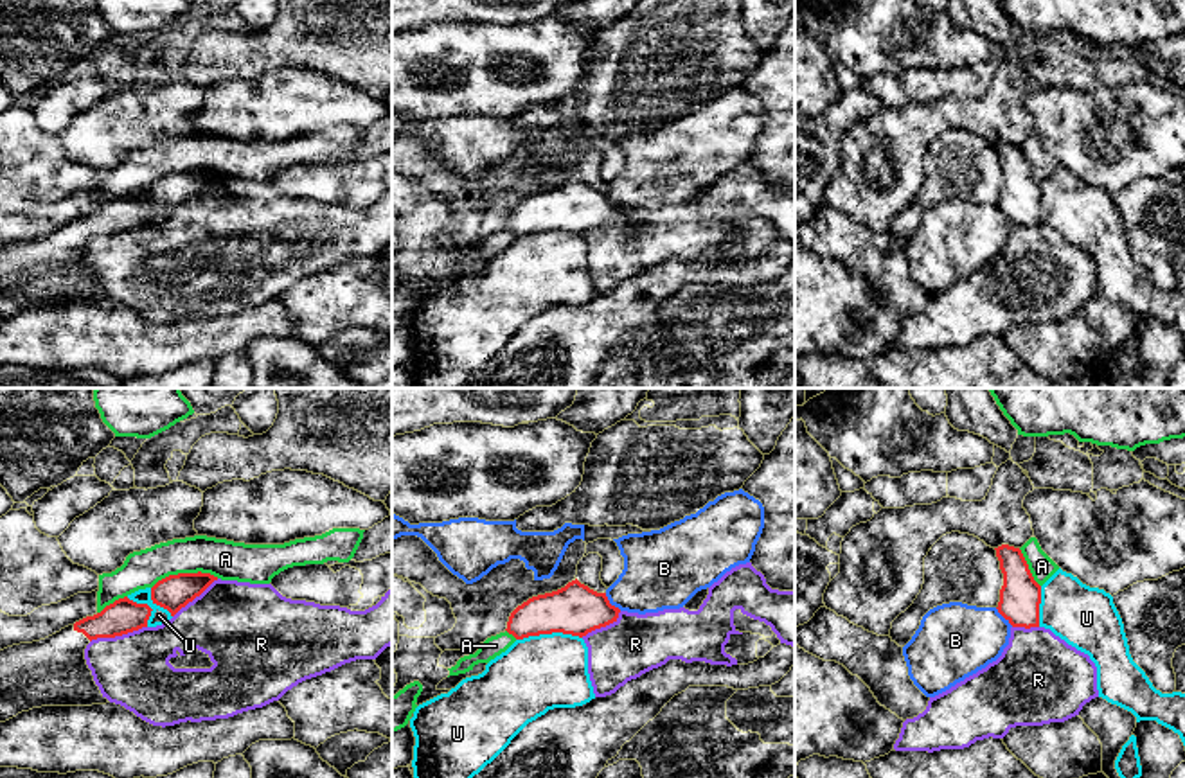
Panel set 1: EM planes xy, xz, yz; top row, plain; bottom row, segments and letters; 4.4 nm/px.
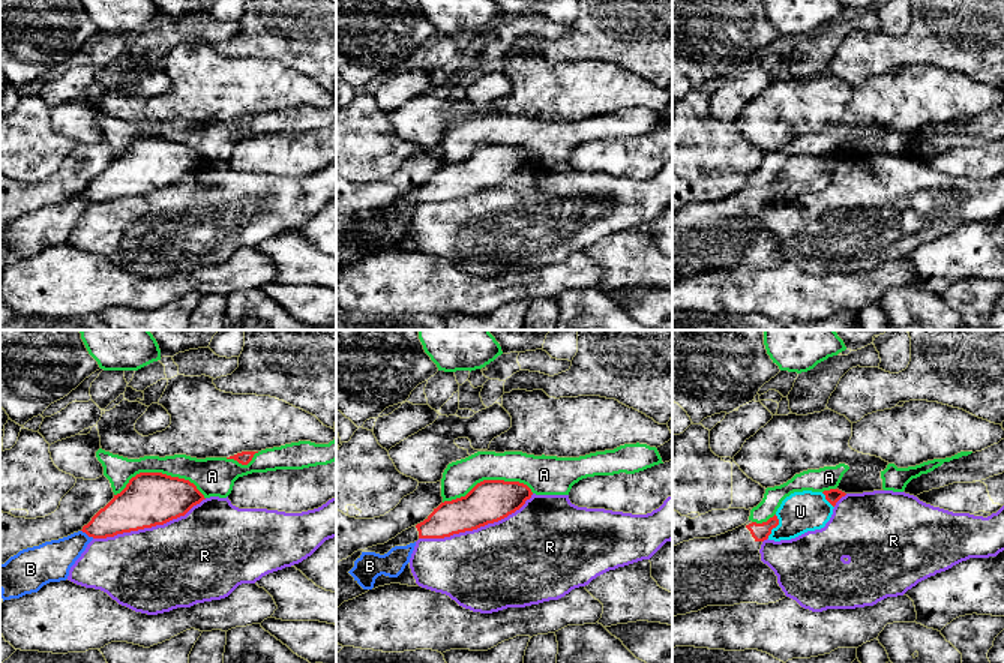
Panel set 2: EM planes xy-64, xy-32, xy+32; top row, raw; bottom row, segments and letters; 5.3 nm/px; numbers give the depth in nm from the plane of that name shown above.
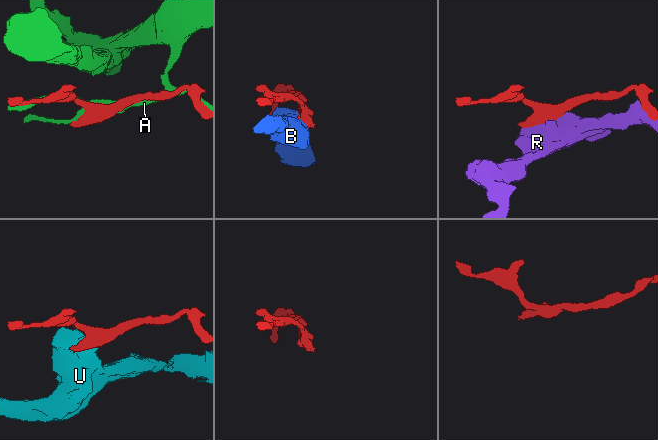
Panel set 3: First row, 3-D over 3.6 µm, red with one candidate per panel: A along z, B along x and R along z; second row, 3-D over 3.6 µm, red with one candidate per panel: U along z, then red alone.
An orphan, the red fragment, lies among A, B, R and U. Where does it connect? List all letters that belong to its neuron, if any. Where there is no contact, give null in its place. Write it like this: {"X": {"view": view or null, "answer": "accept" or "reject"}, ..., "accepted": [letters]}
{"A": {"view": "xy", "answer": "reject"}, "B": {"view": "xz", "answer": "reject"}, "R": {"view": "xy", "answer": "reject"}, "U": {"view": "xz", "answer": "reject"}, "accepted": []}

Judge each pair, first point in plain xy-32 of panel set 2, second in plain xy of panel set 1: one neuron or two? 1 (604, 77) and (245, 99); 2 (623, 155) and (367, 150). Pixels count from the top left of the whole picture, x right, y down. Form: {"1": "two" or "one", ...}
{"1": "one", "2": "two"}

